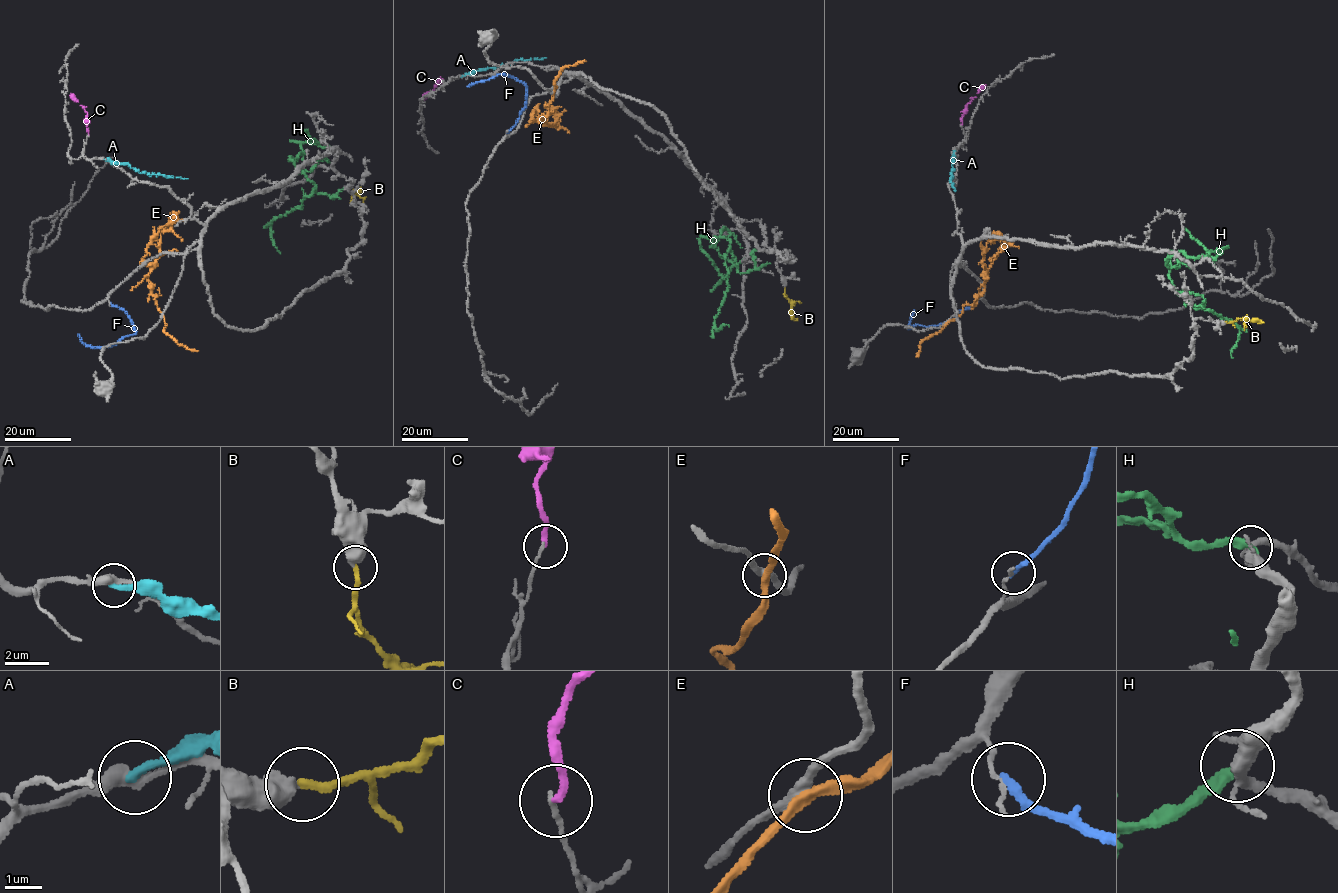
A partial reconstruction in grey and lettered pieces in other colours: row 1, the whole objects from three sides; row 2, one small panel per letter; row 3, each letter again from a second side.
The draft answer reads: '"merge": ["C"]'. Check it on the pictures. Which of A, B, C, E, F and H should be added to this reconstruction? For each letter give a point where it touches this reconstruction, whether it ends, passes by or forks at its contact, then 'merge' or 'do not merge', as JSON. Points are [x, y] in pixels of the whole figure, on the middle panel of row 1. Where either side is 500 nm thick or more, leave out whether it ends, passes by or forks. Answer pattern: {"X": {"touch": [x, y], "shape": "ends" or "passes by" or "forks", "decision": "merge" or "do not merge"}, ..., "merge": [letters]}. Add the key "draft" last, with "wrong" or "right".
{"A": {"touch": [461, 77], "shape": "ends", "decision": "do not merge"}, "B": {"touch": [784, 286], "decision": "merge"}, "C": {"touch": [443, 81], "shape": "ends", "decision": "do not merge"}, "E": {"touch": [553, 94], "shape": "passes by", "decision": "do not merge"}, "F": {"touch": [507, 131], "shape": "ends", "decision": "do not merge"}, "H": {"touch": [744, 259], "shape": "ends", "decision": "do not merge"}, "merge": ["B"], "draft": "wrong"}

